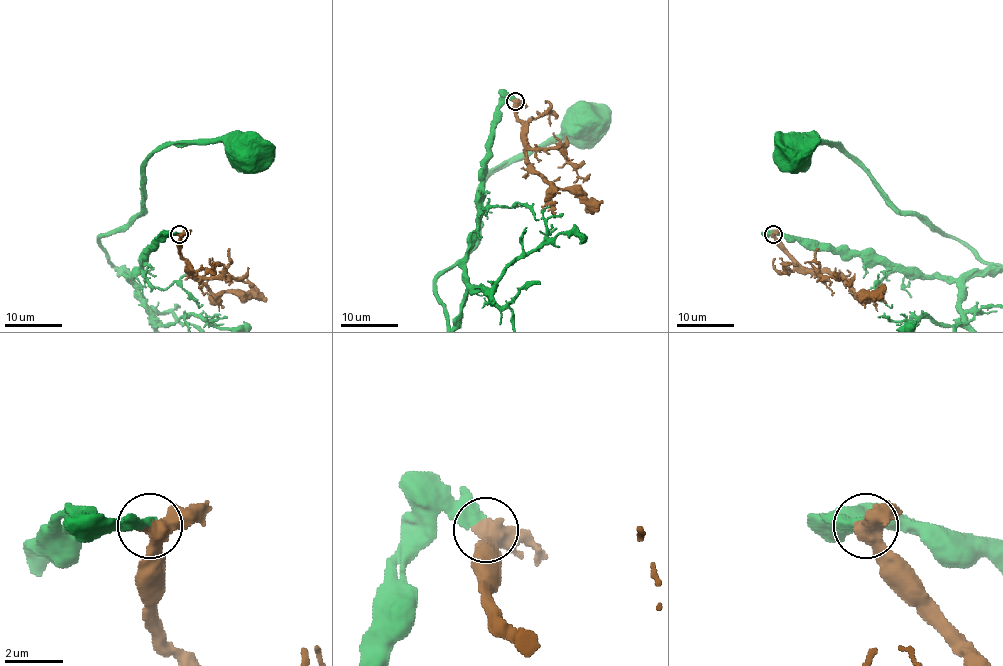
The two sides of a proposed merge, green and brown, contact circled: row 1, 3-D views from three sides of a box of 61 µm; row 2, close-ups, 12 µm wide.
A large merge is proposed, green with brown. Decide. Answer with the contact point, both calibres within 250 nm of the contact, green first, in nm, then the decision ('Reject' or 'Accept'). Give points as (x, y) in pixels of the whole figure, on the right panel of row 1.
Place: (773, 234). Thickness 400 nm (green) against 550 nm. Accept

